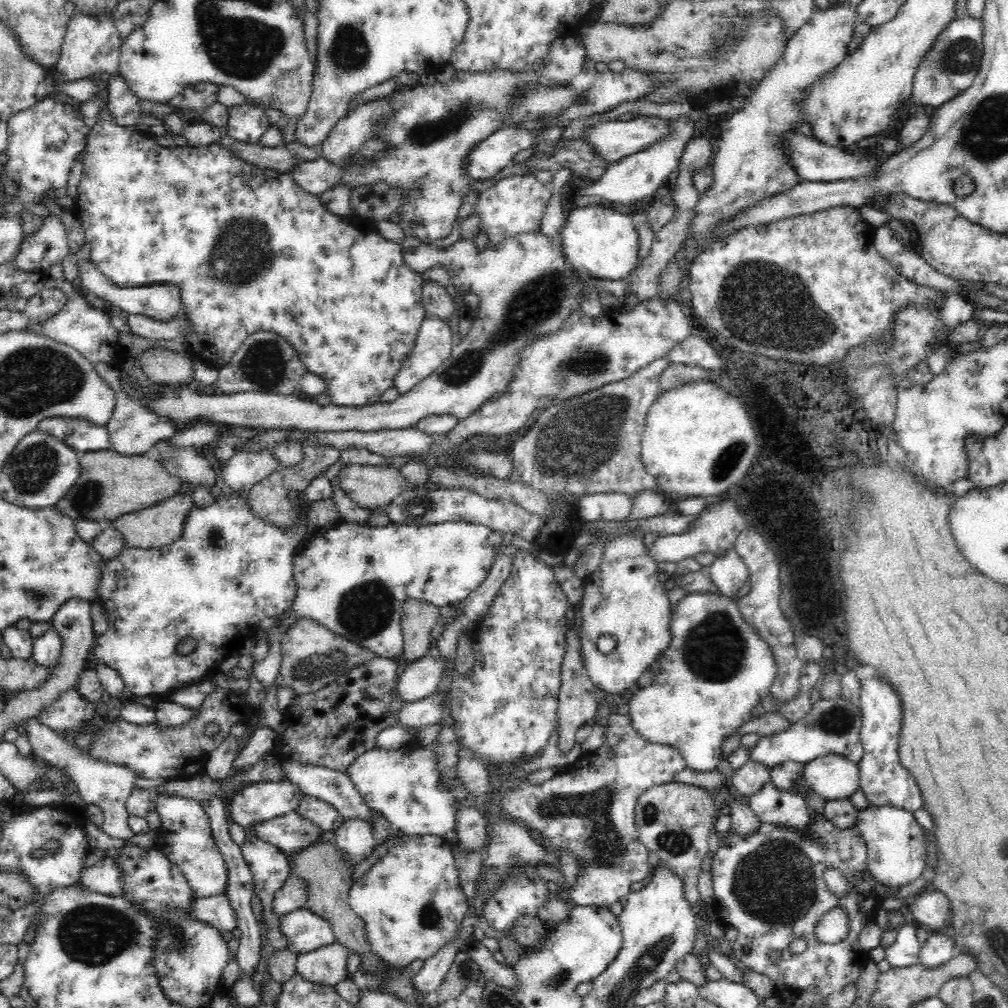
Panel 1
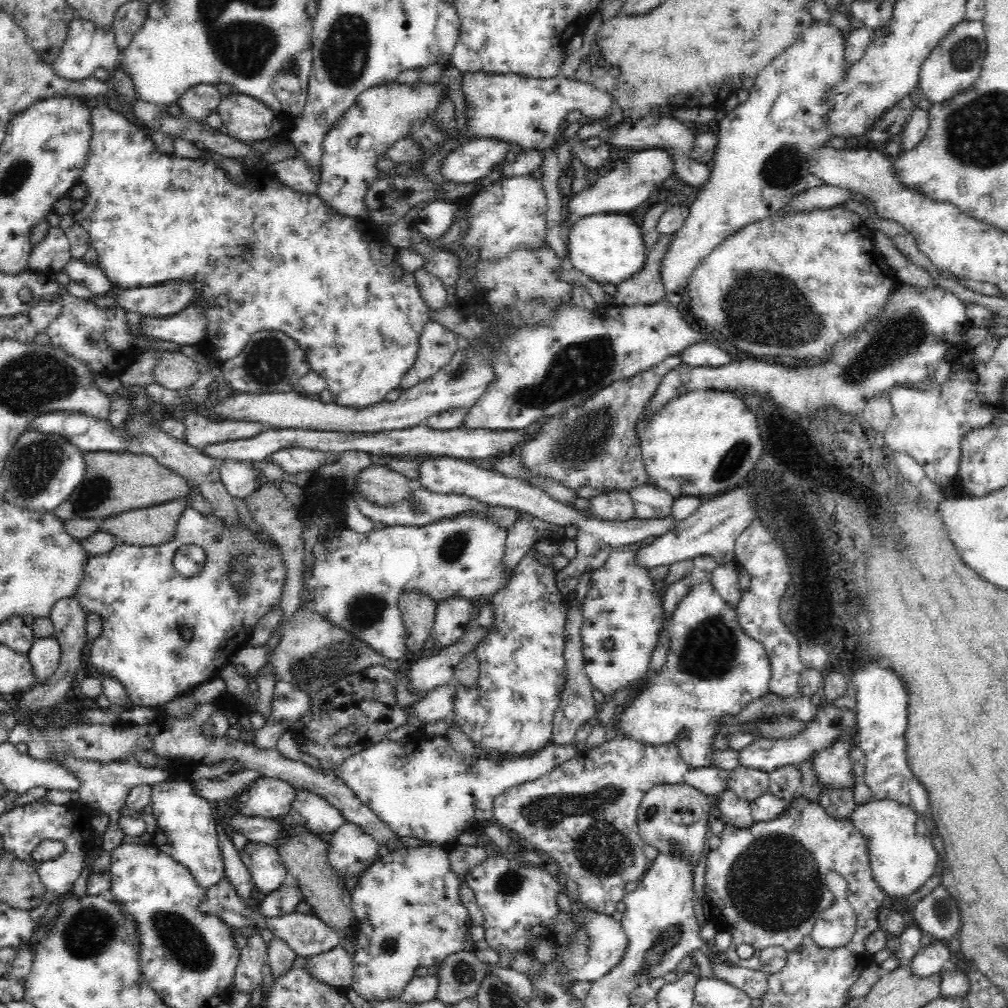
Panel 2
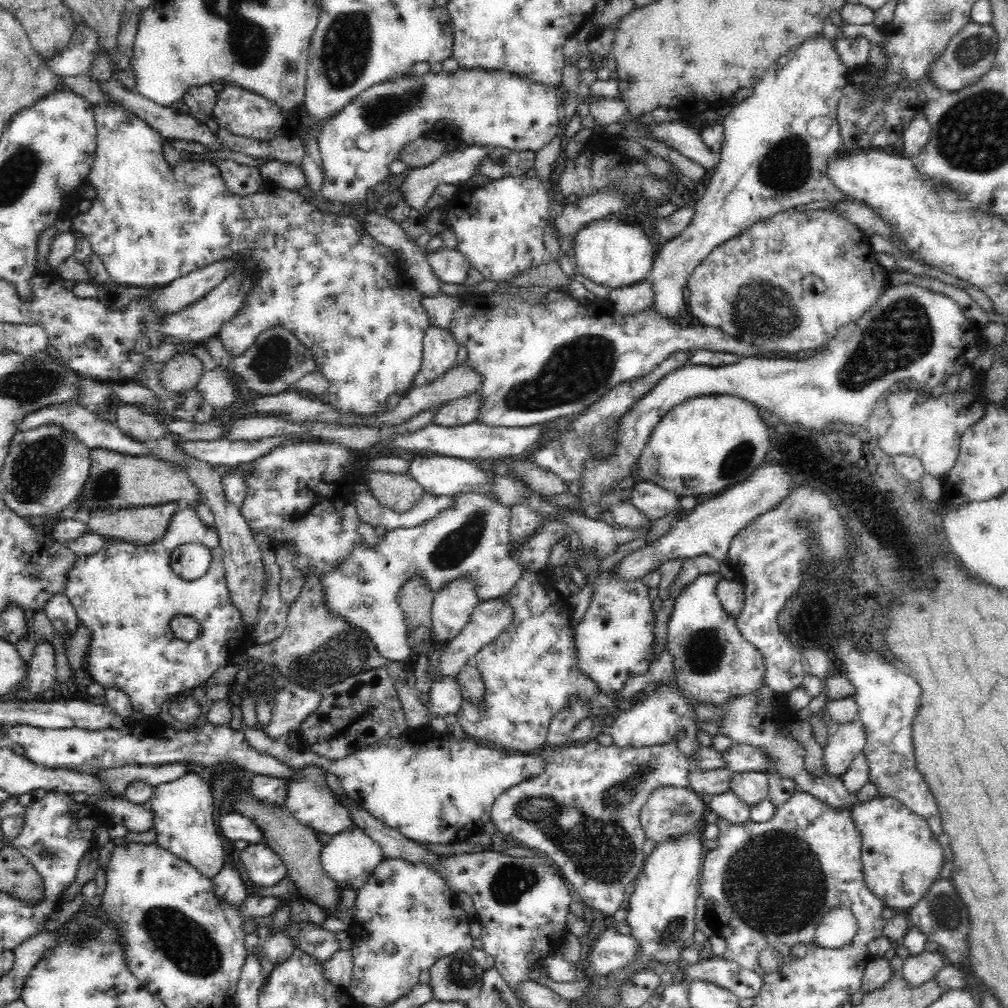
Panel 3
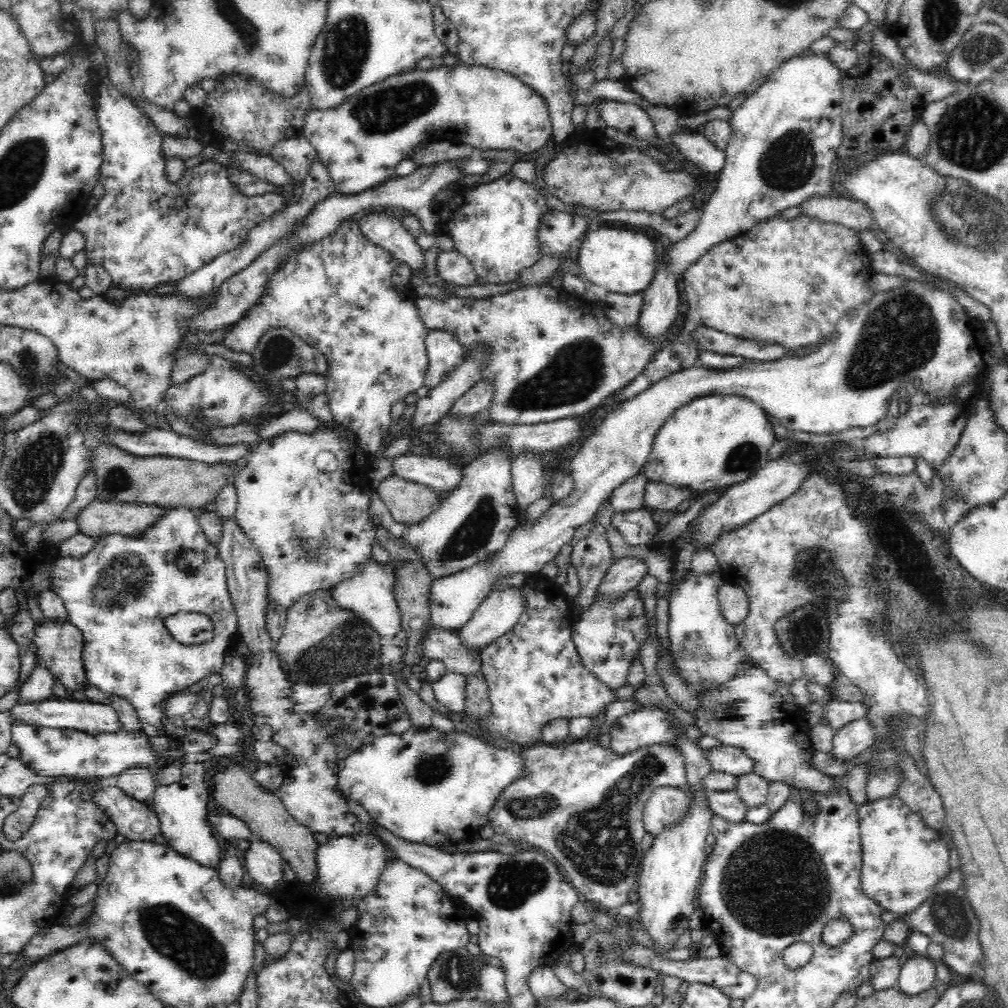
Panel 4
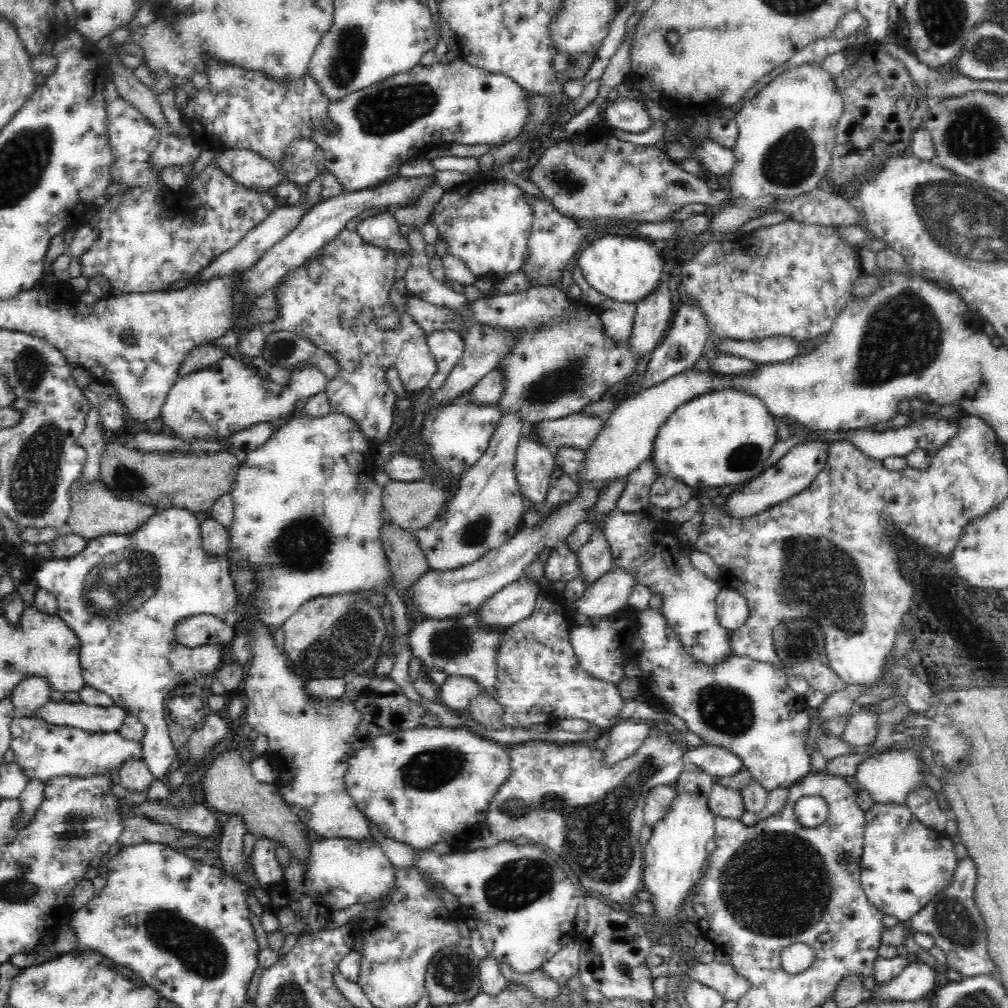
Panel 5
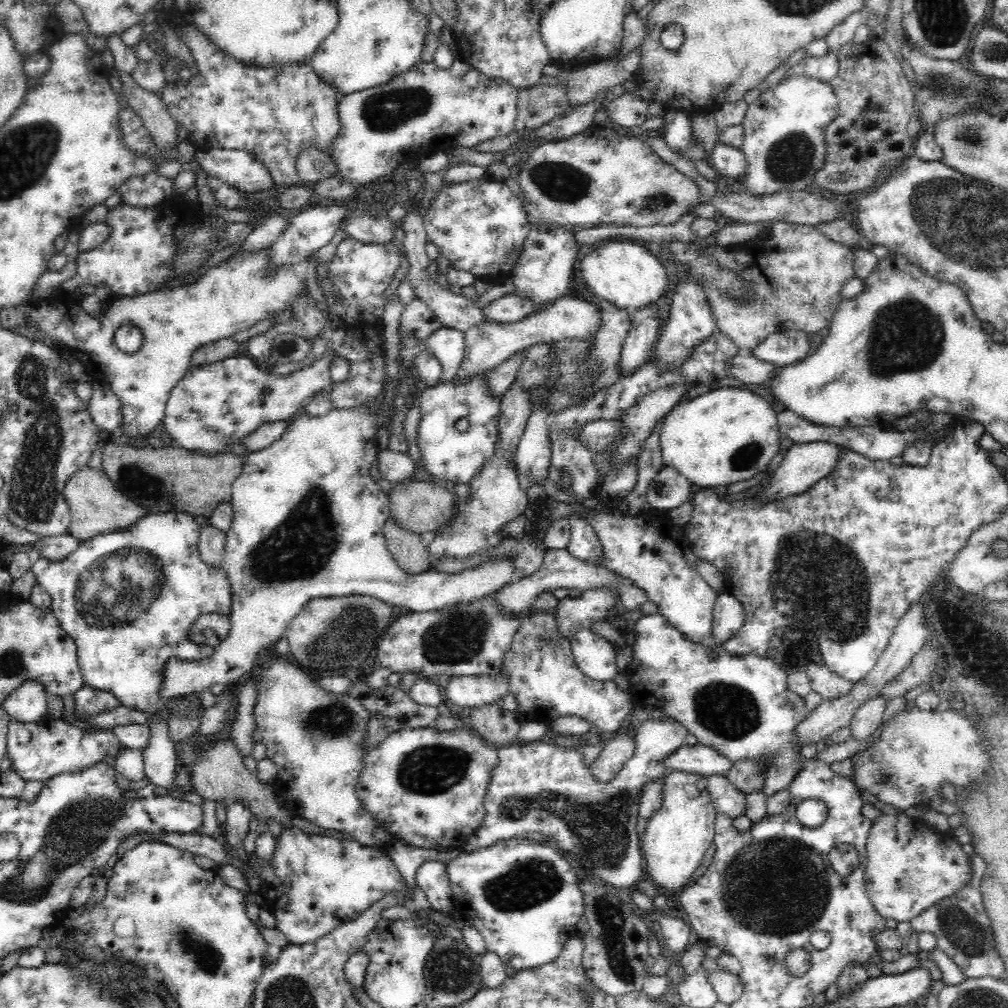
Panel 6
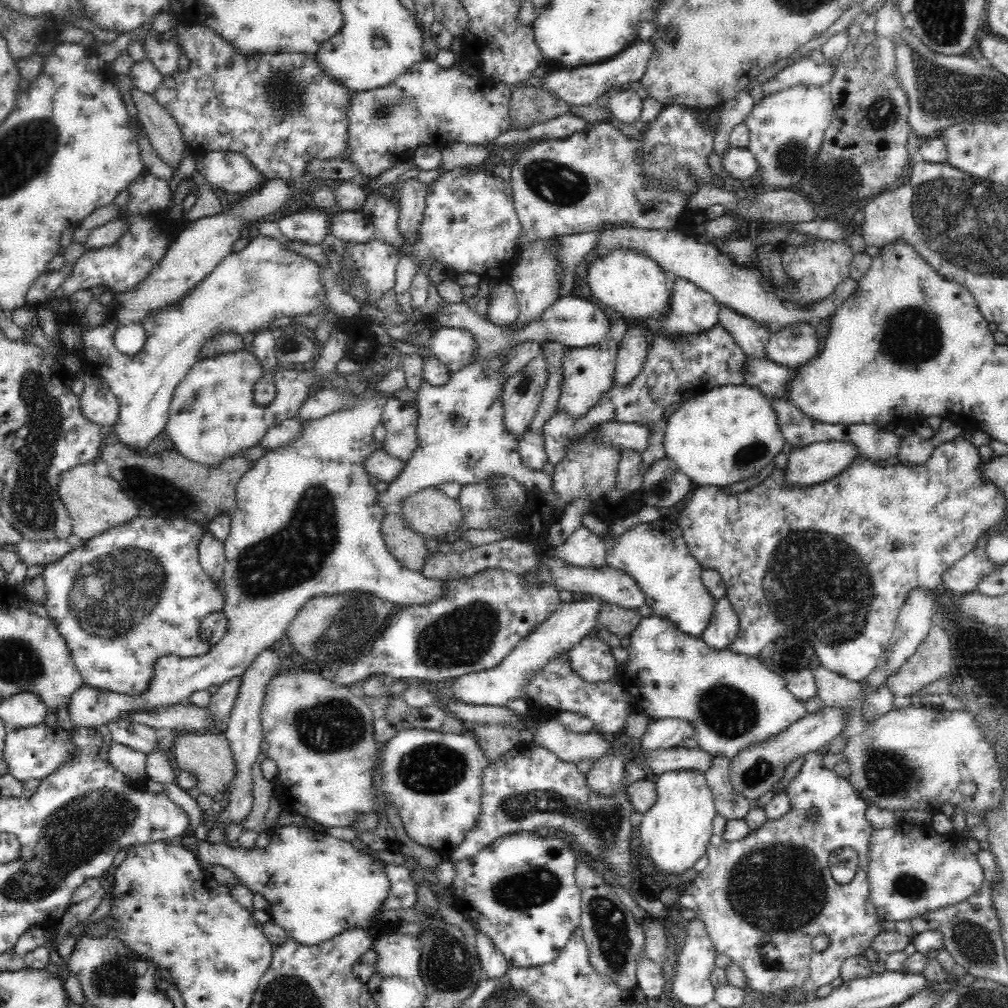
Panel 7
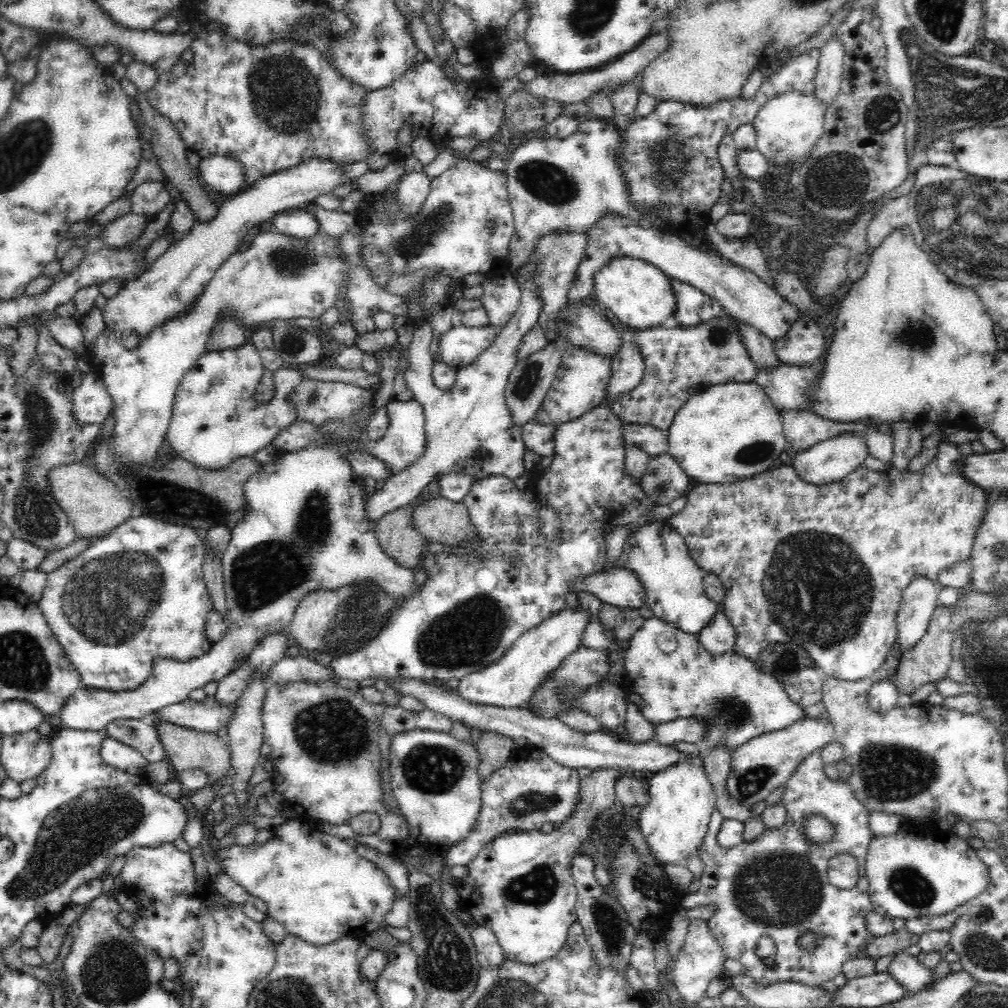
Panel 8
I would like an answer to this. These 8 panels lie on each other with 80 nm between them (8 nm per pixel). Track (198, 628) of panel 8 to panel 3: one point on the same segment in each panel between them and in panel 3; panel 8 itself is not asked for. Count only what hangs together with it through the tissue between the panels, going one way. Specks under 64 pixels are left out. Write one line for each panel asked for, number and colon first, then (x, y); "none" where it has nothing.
3: (127, 594)
4: (119, 595)
5: (123, 595)
6: (127, 599)
7: (137, 592)

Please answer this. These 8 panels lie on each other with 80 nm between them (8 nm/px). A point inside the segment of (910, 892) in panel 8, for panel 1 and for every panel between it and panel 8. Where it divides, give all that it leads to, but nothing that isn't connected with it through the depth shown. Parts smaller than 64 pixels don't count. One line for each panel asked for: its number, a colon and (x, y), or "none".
1: (898, 853)
2: (902, 856)
3: (902, 858)
4: (903, 858)
5: (905, 864)
6: (909, 867)
7: (912, 870)

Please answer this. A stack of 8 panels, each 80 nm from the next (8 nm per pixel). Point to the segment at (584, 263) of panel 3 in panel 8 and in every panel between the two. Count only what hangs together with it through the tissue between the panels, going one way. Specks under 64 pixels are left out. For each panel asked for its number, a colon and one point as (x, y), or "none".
4: (622, 262)
5: (623, 269)
6: (627, 275)
7: (635, 286)
8: (639, 294)

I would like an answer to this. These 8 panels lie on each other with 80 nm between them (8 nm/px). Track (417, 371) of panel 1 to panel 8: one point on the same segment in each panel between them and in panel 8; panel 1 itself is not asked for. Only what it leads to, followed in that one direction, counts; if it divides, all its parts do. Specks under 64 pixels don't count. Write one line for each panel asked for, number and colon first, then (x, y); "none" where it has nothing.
2: (438, 345)
3: (440, 352)
4: (445, 351)
5: (447, 347)
6: (448, 345)
7: (455, 347)
8: (459, 346)

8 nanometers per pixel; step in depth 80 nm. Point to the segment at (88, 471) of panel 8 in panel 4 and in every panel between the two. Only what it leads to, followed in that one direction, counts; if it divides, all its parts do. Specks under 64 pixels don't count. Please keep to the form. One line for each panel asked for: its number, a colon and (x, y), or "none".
4: (98, 518)
5: (95, 511)
6: (96, 507)
7: (95, 504)

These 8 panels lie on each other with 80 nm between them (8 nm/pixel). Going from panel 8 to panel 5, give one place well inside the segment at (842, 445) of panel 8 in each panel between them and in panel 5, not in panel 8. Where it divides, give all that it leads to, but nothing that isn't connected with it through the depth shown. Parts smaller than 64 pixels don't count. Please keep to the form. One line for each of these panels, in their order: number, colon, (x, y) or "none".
5: (796, 470)
6: (803, 465)
7: (820, 461)

